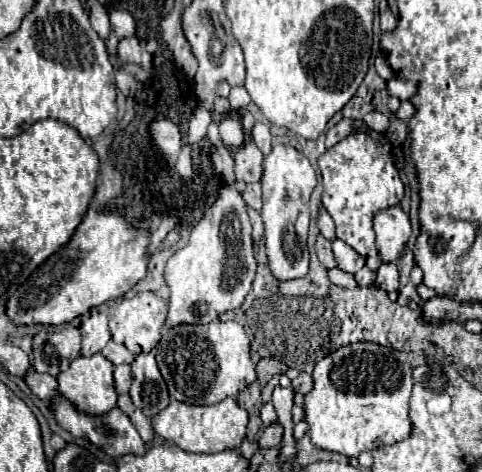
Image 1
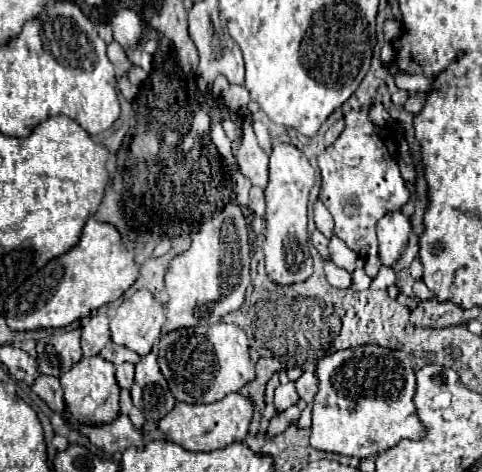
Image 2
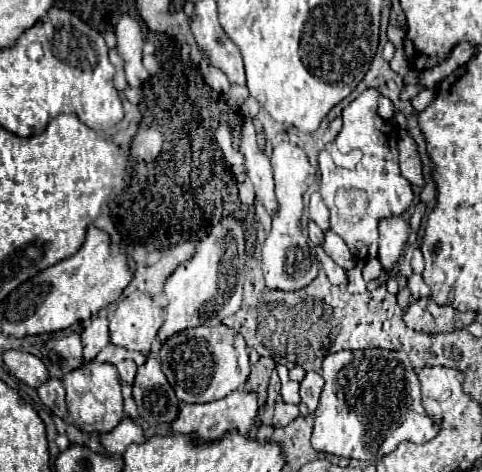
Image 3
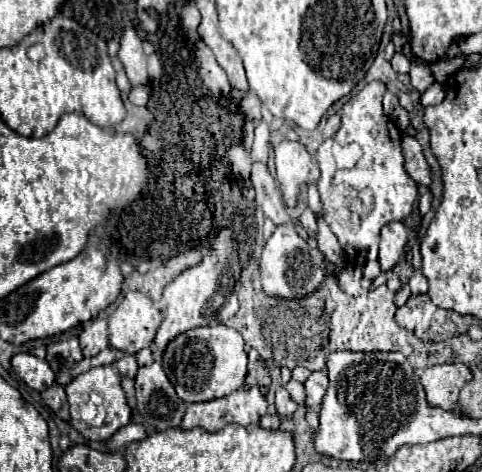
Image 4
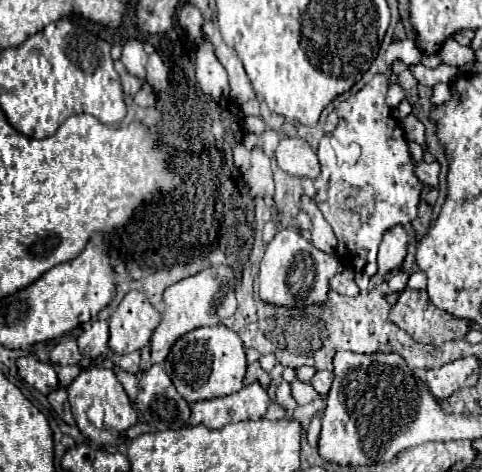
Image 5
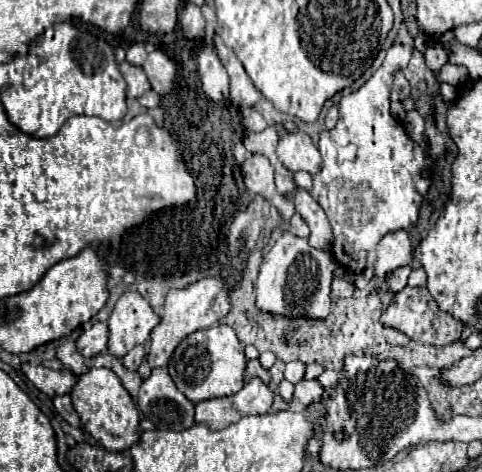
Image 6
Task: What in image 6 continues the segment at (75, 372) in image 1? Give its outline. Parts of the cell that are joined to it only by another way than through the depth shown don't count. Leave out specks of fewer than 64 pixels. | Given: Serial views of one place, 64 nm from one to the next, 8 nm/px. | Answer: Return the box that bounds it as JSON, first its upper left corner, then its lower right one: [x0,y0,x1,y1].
[72,368,140,450]

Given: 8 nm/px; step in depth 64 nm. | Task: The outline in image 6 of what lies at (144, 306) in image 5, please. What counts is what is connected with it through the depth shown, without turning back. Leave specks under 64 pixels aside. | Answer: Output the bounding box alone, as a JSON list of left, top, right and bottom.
[108,292,158,358]

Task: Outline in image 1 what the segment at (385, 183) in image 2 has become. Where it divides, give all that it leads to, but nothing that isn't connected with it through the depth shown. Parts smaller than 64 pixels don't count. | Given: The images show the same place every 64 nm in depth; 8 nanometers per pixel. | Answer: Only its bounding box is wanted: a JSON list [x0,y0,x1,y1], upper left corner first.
[318,124,404,259]

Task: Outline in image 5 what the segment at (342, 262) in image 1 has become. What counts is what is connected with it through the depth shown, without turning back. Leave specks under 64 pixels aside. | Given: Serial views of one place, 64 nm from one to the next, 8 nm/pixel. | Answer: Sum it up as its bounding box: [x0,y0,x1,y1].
[302,196,336,256]

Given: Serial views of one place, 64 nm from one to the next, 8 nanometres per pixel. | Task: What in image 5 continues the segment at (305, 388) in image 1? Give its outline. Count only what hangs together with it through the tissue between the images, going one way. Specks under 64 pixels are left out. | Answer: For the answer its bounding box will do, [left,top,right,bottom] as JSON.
[310,372,332,398]

